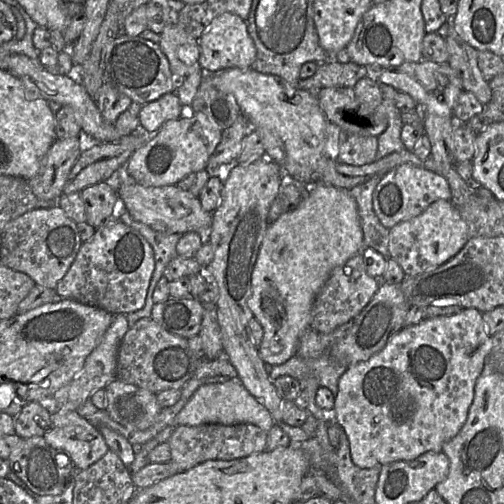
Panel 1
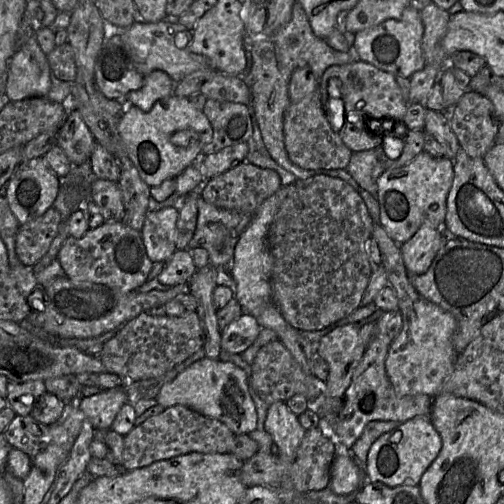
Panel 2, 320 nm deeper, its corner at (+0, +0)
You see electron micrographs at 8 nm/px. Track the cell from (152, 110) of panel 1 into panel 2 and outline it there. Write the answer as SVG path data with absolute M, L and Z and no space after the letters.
M153 70L144 75L142 87L130 91L126 100L148 112L155 102L171 94L174 94L174 80L162 70Z

